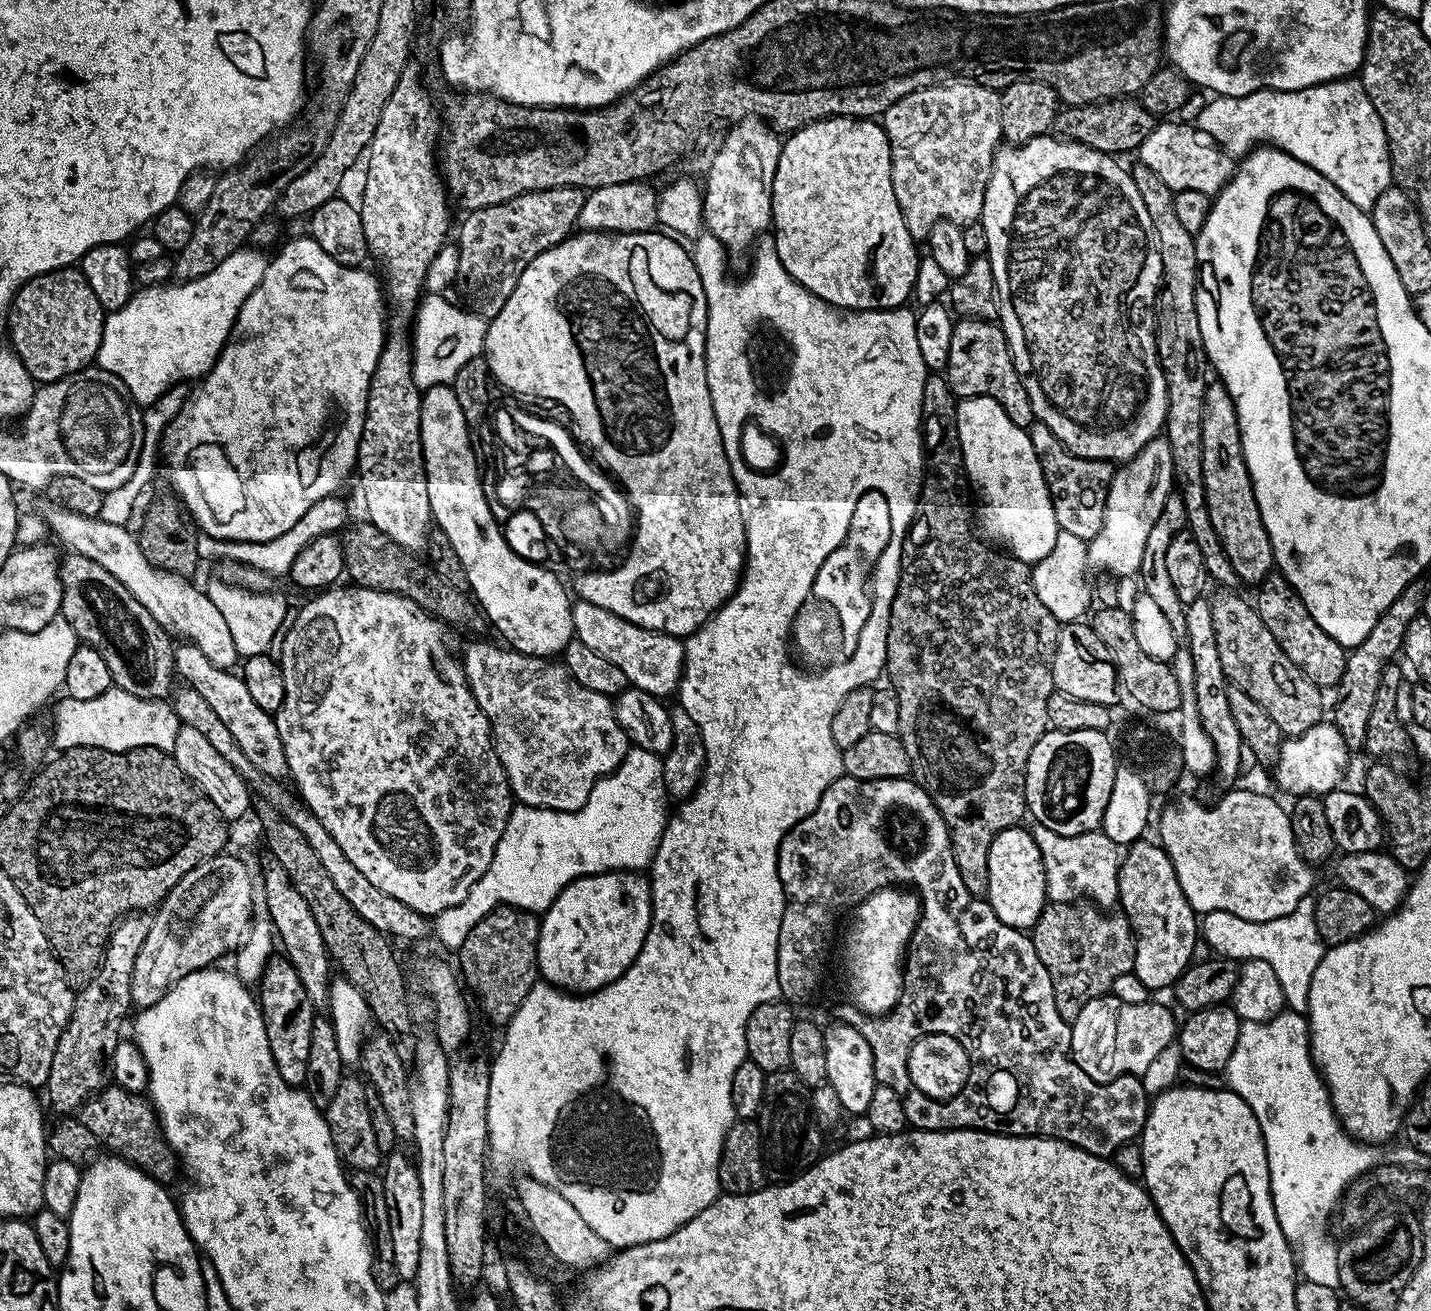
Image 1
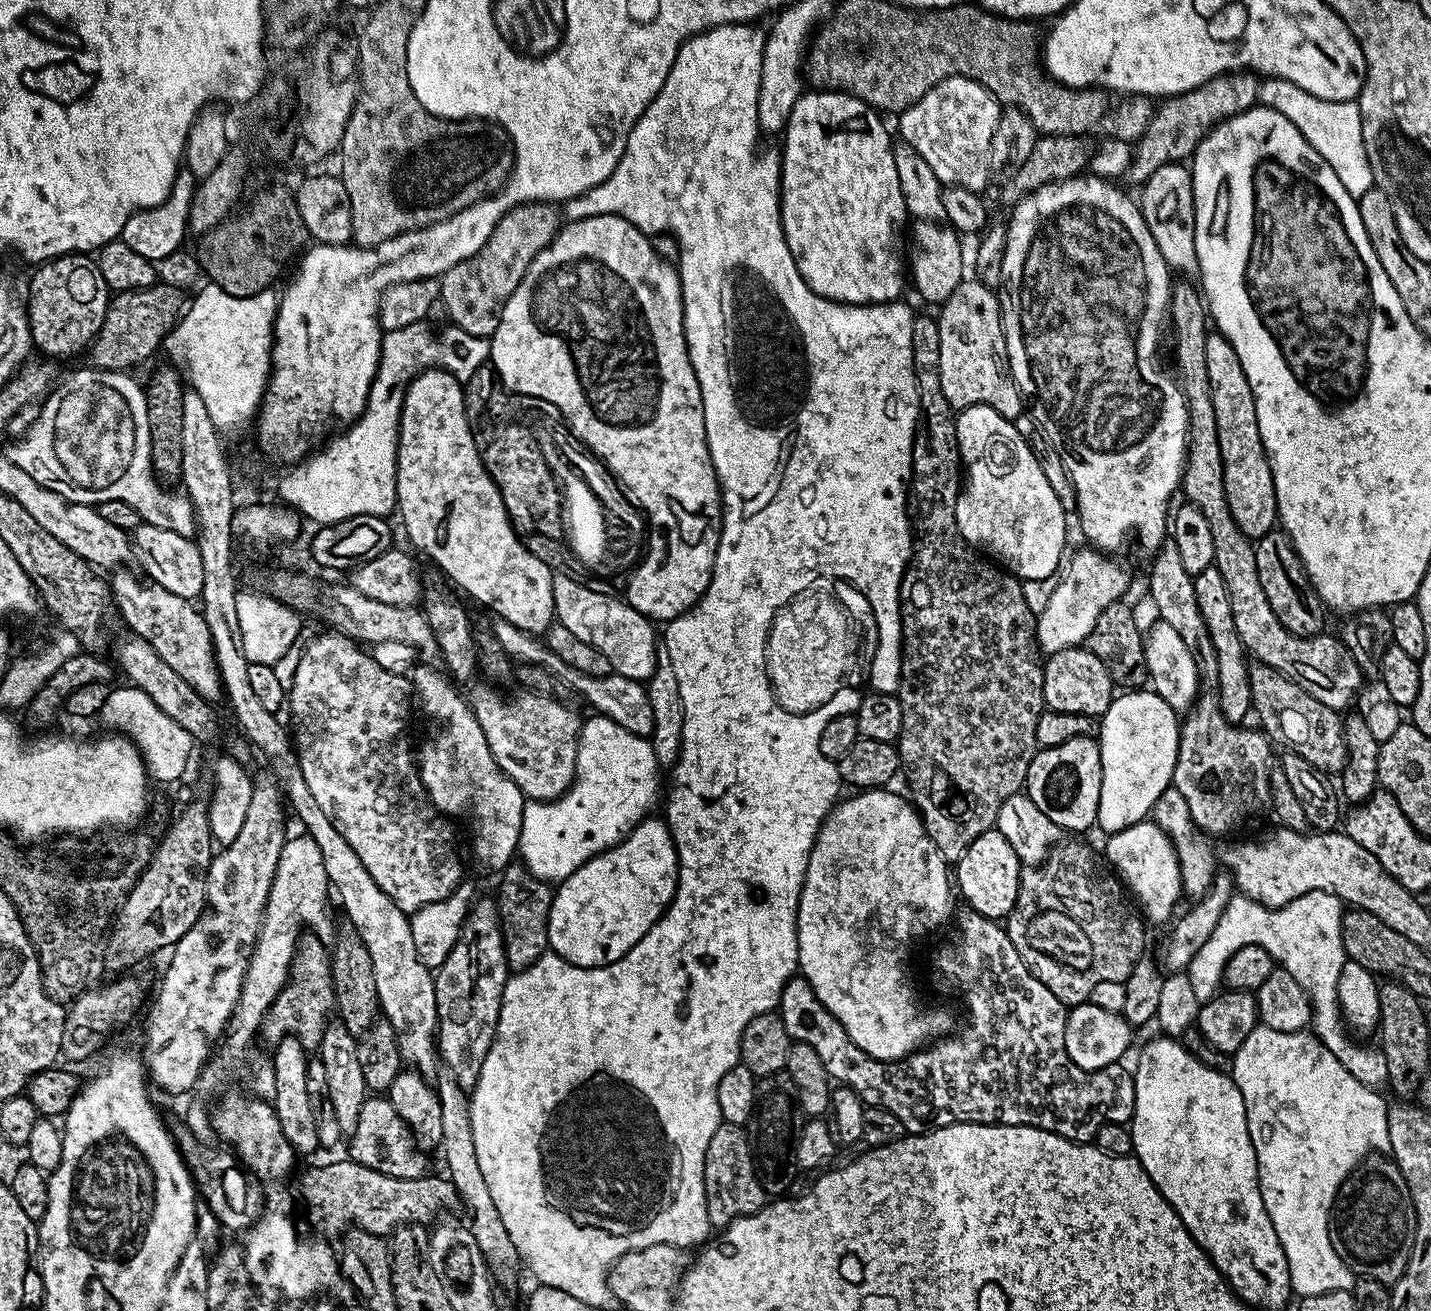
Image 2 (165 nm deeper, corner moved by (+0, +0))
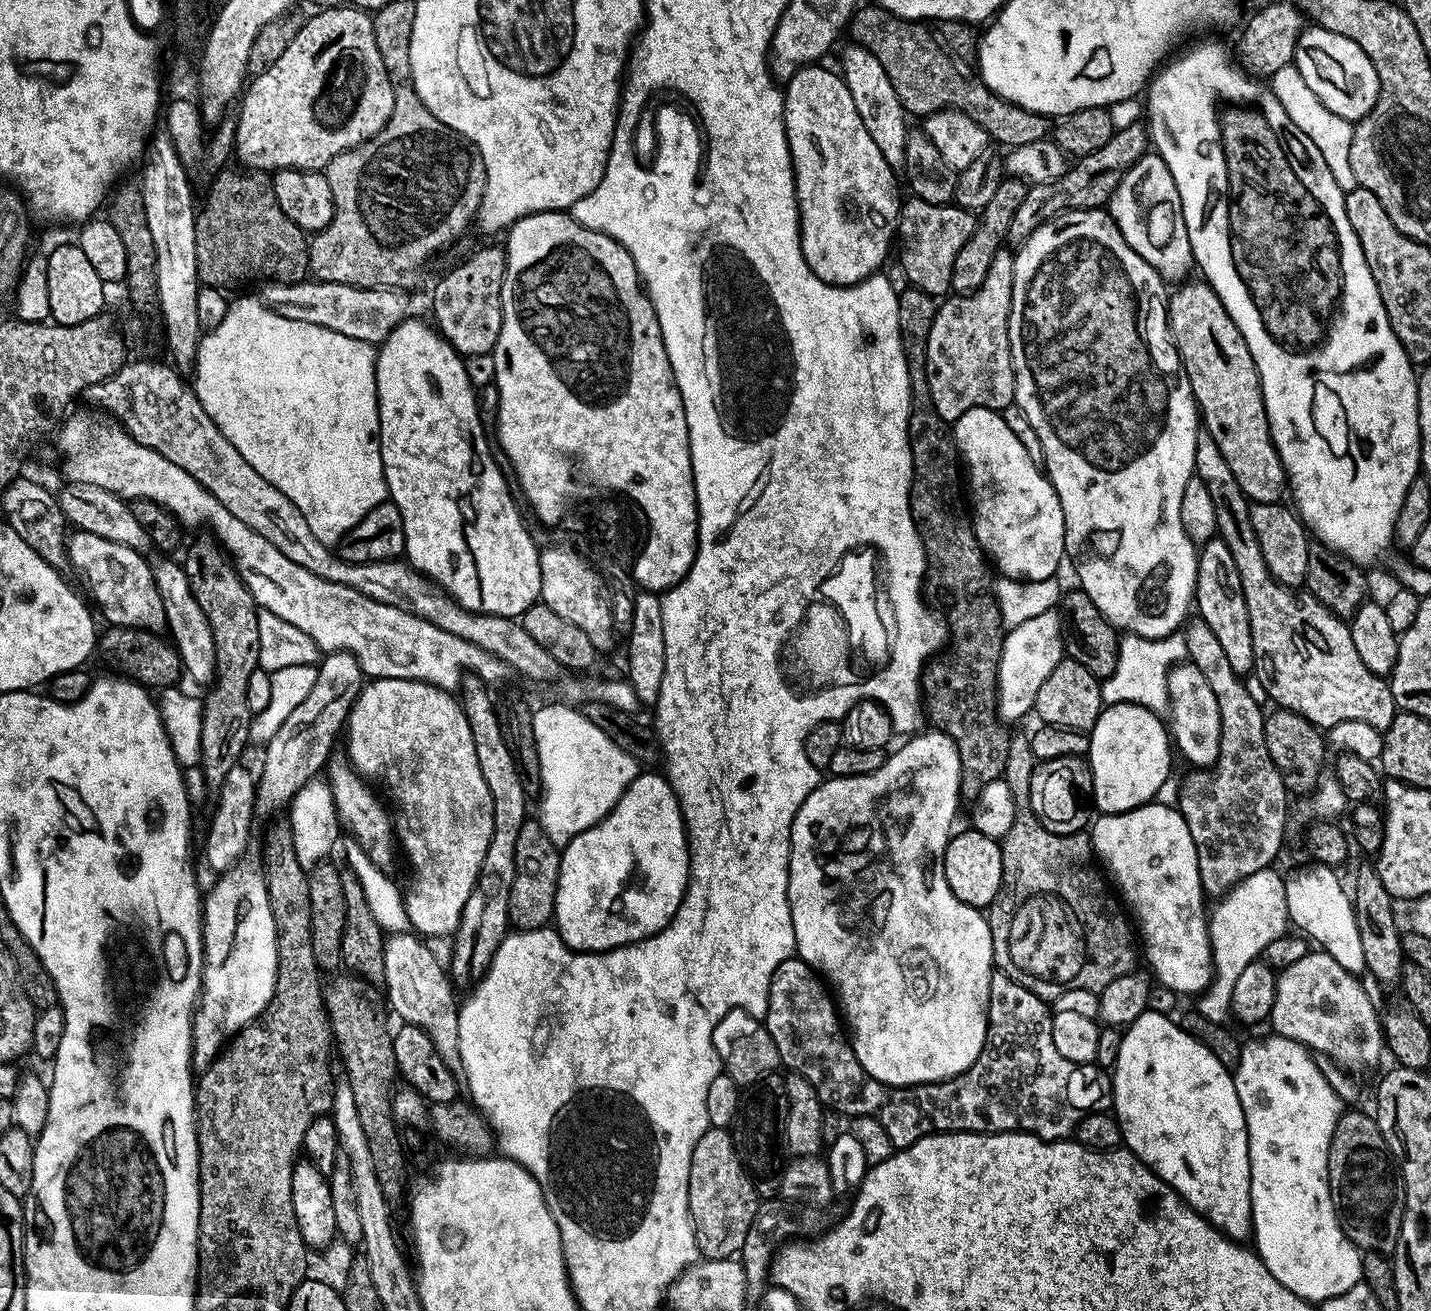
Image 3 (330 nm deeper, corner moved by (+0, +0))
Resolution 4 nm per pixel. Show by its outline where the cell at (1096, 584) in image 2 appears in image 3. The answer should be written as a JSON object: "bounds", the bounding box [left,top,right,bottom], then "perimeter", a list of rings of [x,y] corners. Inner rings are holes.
{"bounds":[996,611,1066,721],"perimeter":[[[1059,611],[1038,614],[1038,618],[1030,618],[1030,622],[1022,622],[1007,629],[1000,650],[996,679],[996,711],[1001,721],[1020,720],[1035,709],[1042,682],[1050,678],[1050,670],[1054,670],[1054,666],[1058,666],[1065,656],[1066,640],[1062,635],[1062,616]]]}

